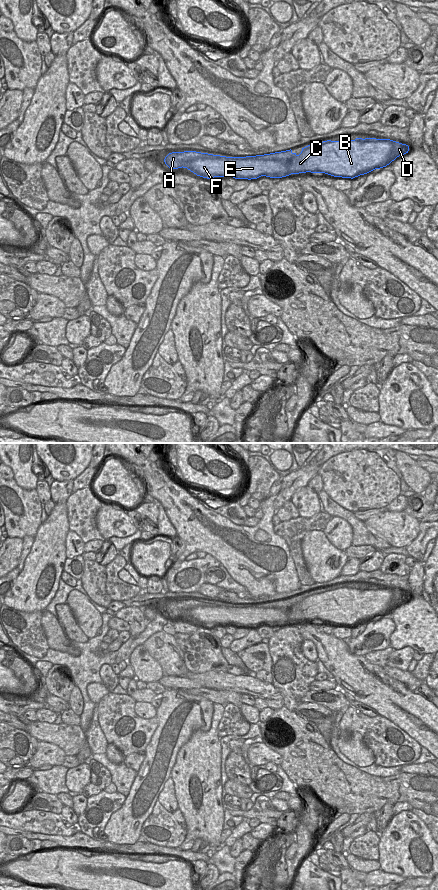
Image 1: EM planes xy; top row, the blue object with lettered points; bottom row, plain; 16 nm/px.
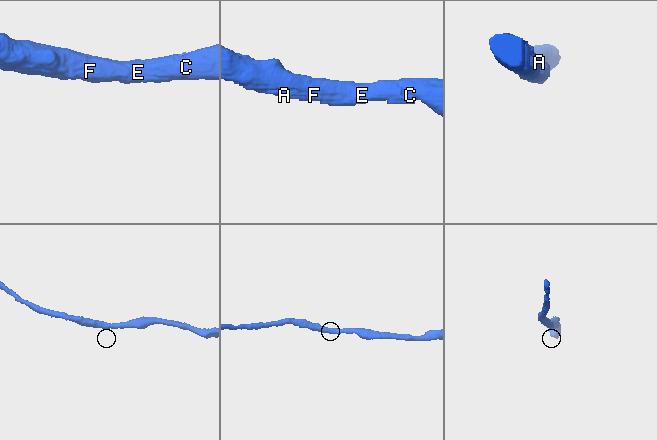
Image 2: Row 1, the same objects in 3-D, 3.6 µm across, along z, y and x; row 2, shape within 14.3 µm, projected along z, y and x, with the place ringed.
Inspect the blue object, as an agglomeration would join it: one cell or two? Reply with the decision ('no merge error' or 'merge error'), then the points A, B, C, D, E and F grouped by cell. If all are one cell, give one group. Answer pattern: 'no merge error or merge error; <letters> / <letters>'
no merge error; A B C D E F

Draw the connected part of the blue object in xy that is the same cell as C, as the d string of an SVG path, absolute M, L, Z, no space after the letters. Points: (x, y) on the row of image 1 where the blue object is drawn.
M356 138L339 141L323 141L310 144L299 155L292 150L246 157L226 157L196 151L172 152L165 159L170 169L187 168L197 176L212 179L214 177L233 177L235 179L257 179L261 176L282 178L299 173L325 173L334 177L355 178L375 169L389 165L397 157L409 151L409 146L390 139Z

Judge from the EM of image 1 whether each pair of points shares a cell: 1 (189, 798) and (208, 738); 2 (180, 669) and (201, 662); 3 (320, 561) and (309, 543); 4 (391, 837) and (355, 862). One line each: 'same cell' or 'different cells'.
1: same cell
2: different cells
3: same cell
4: different cells

